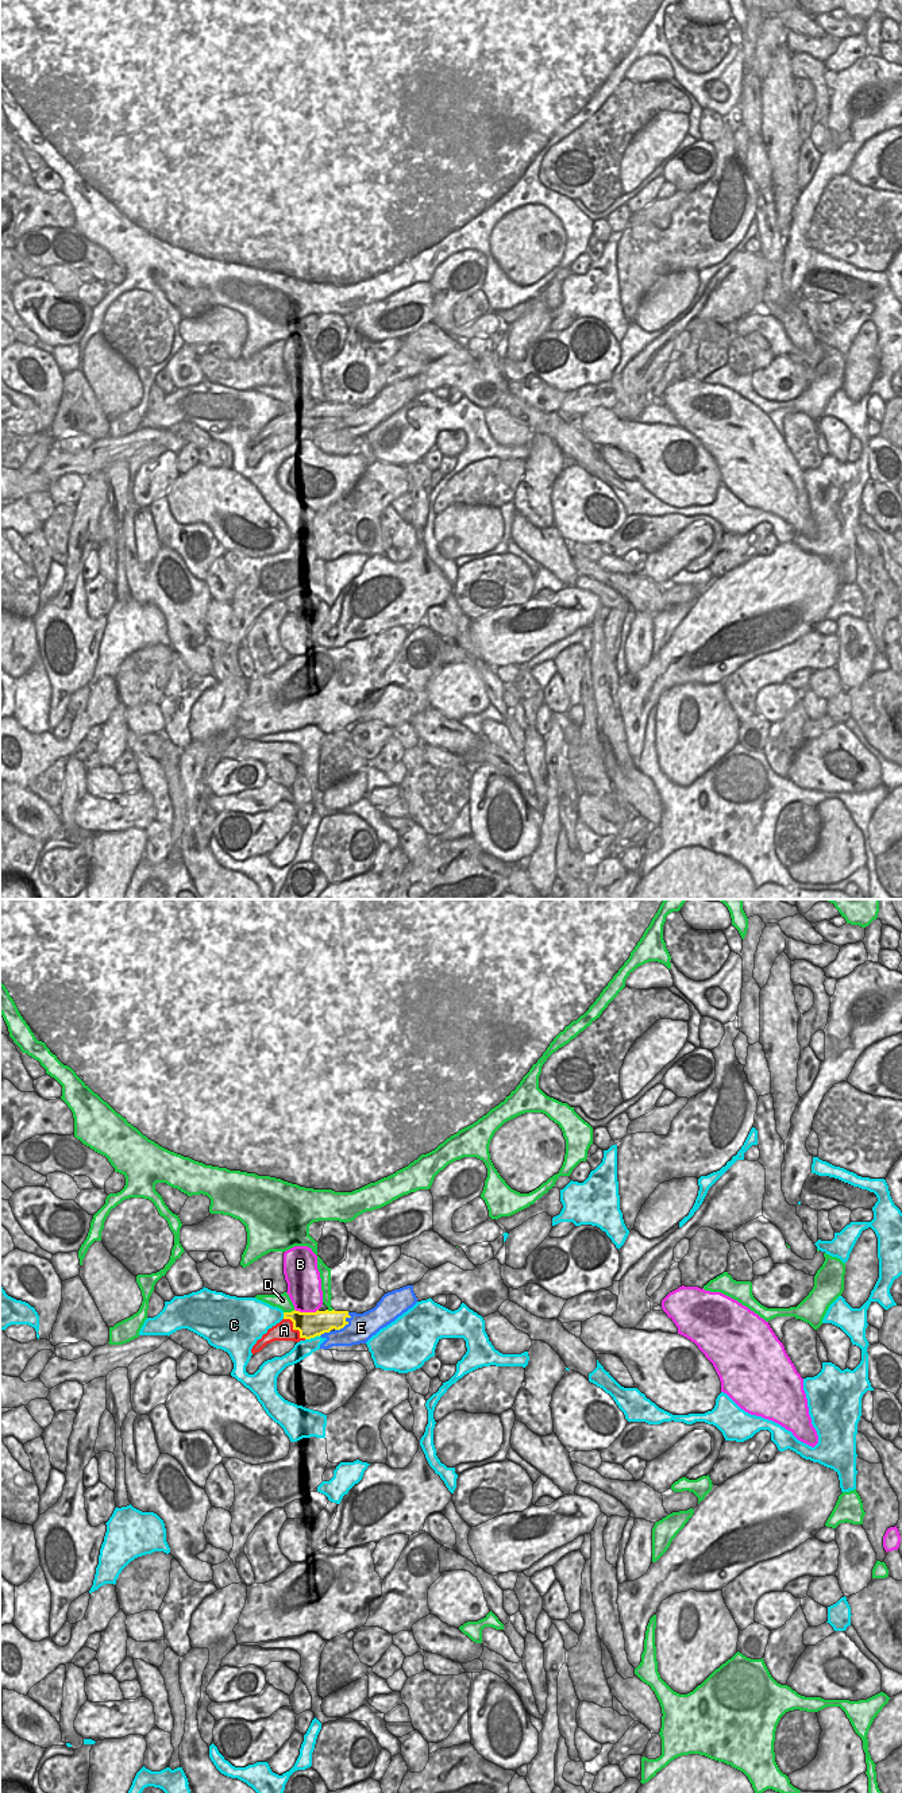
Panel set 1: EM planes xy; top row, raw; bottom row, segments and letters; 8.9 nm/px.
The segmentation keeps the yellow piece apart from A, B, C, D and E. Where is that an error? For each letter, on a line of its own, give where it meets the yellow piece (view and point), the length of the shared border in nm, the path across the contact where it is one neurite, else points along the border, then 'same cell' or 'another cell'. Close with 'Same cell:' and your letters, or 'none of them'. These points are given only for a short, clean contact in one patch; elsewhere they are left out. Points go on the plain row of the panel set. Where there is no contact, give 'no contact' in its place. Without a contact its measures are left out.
A: meets yellow in xy at (295, 421); contact 280 nm long; border along xy (284, 411), (288, 411), (299, 427), (305, 431); another cell
B: meets yellow in xy at (307, 405); contact 220 nm long; border along xy (295, 401), (300, 404), (317, 403); another cell
C: meets yellow in xy at (312, 430); contact 140 nm long; another cell
D: meets yellow in xy at (289, 405); contact 110 nm long; another cell
E: meets yellow in xy at (346, 416); contact 200 nm long; another cell
Same cell: none of them

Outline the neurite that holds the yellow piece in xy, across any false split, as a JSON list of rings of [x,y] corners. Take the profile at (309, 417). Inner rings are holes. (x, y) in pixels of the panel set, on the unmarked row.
[[[316,404],[316,405],[284,405],[284,412],[290,412],[293,414],[293,423],[300,424],[300,431],[311,432],[320,429],[324,425],[329,425],[332,421],[340,423],[348,414],[348,404]]]

